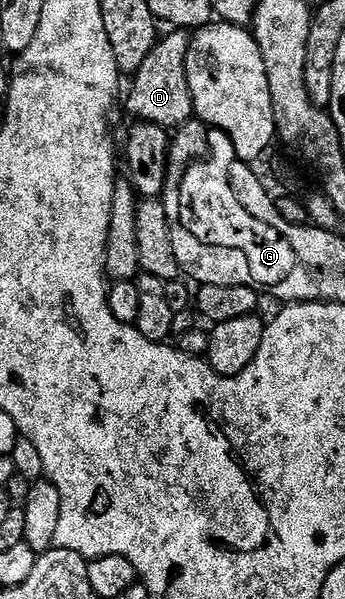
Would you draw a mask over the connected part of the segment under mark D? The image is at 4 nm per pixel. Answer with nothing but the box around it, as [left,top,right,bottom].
[128,29,194,128]

